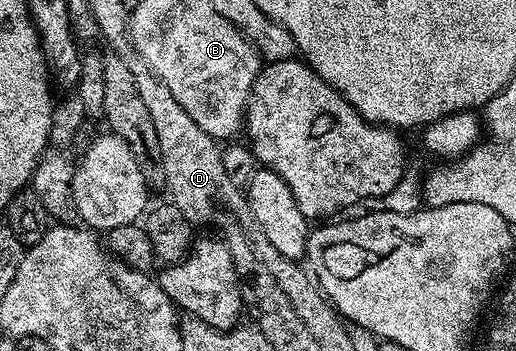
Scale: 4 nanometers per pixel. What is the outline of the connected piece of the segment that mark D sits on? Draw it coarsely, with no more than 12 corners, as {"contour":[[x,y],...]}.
{"contour":[[132,61],[161,144],[165,190],[193,224],[218,202],[246,215],[220,143]]}

